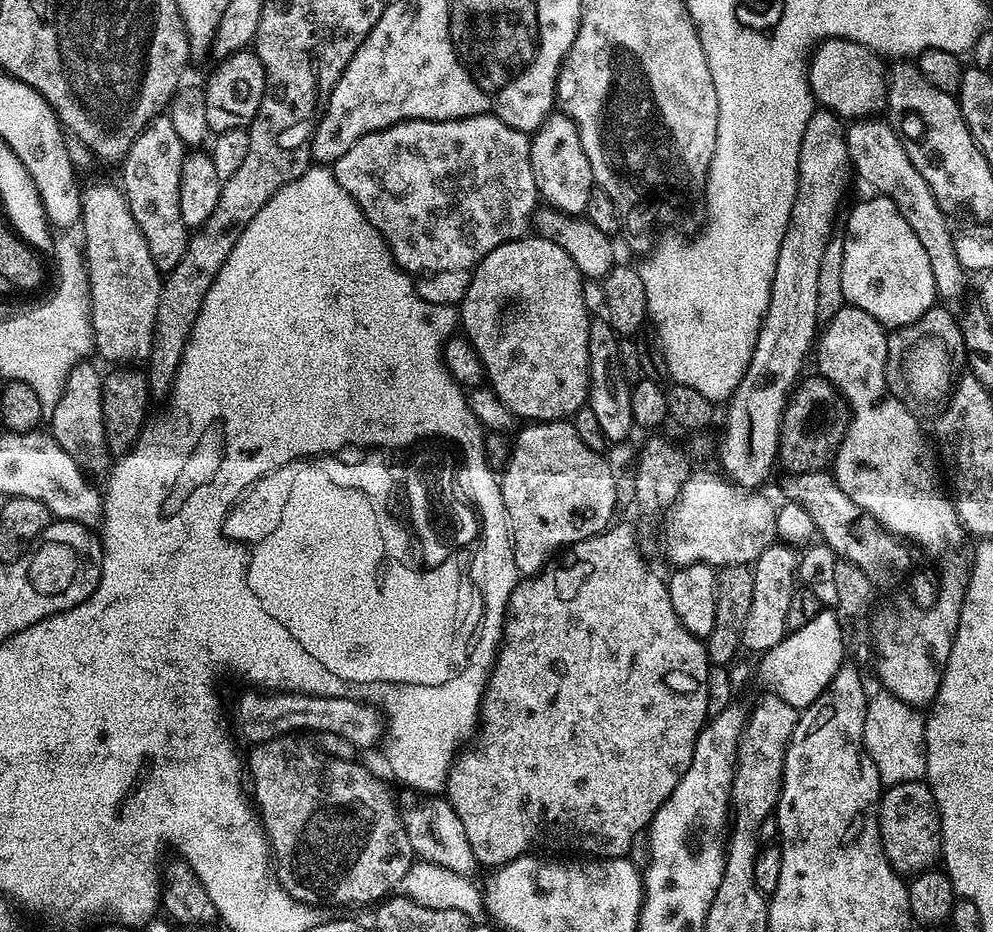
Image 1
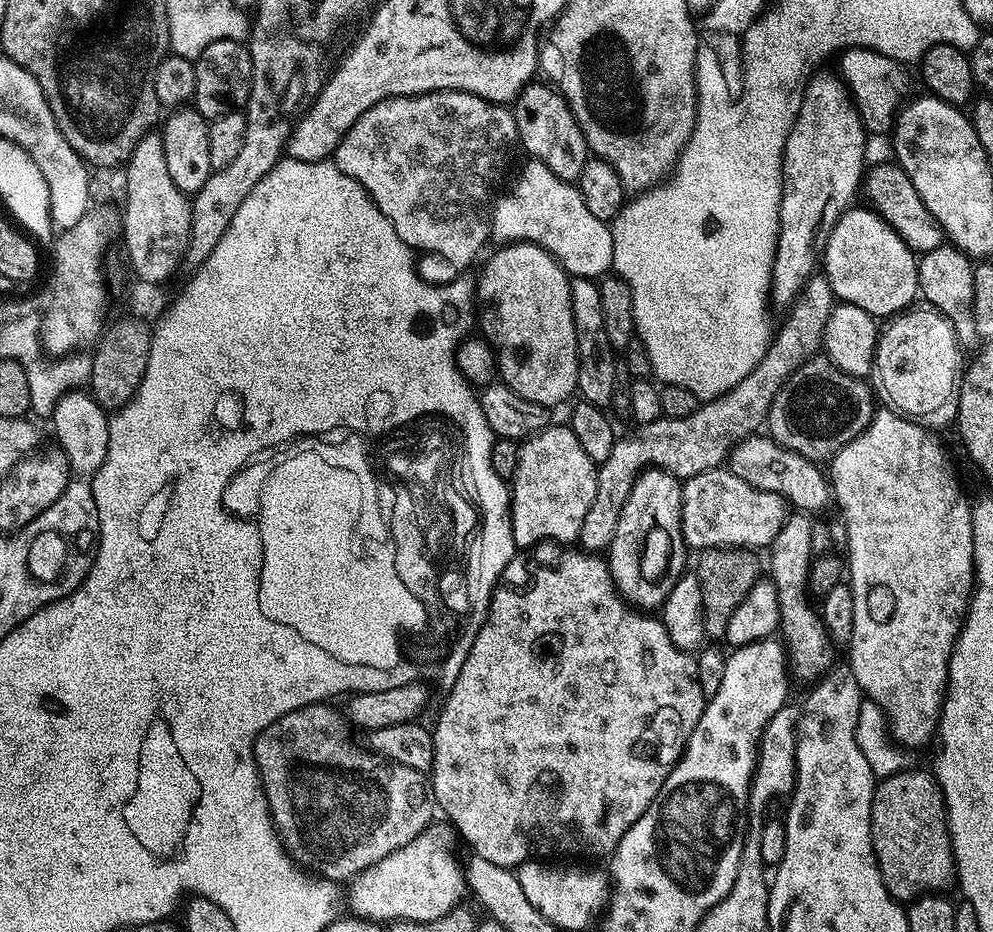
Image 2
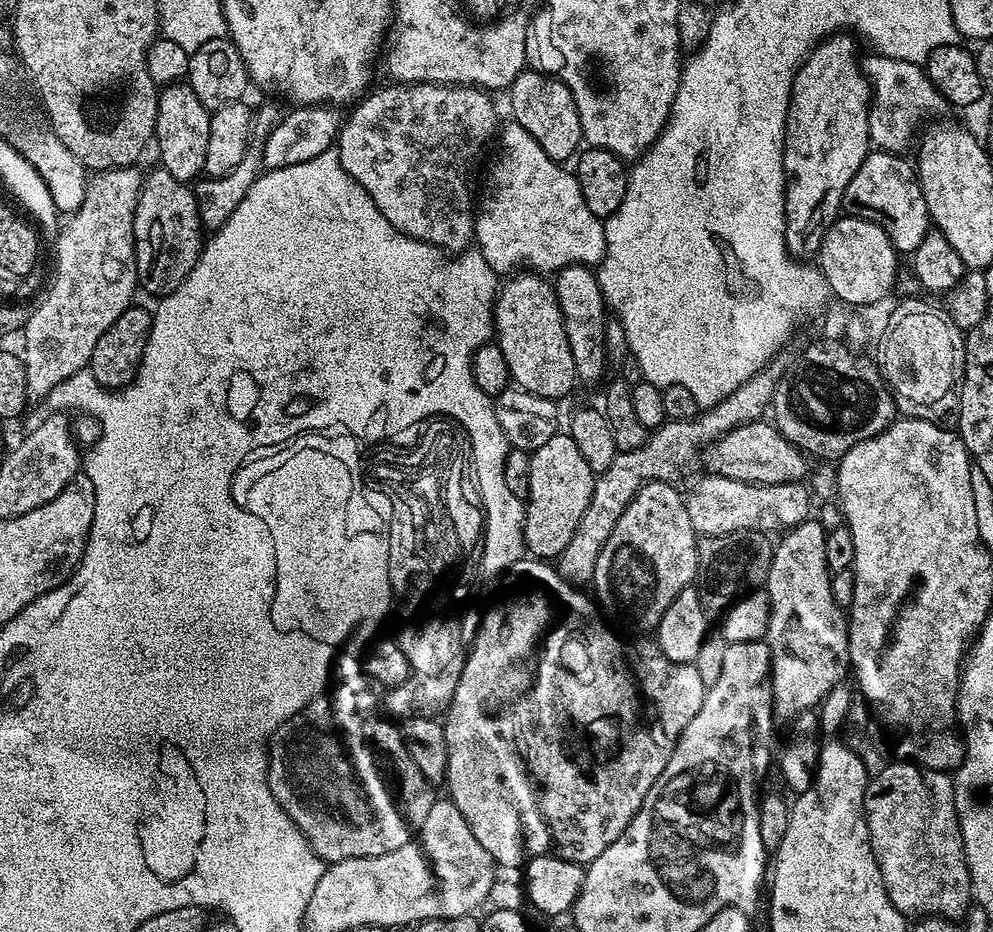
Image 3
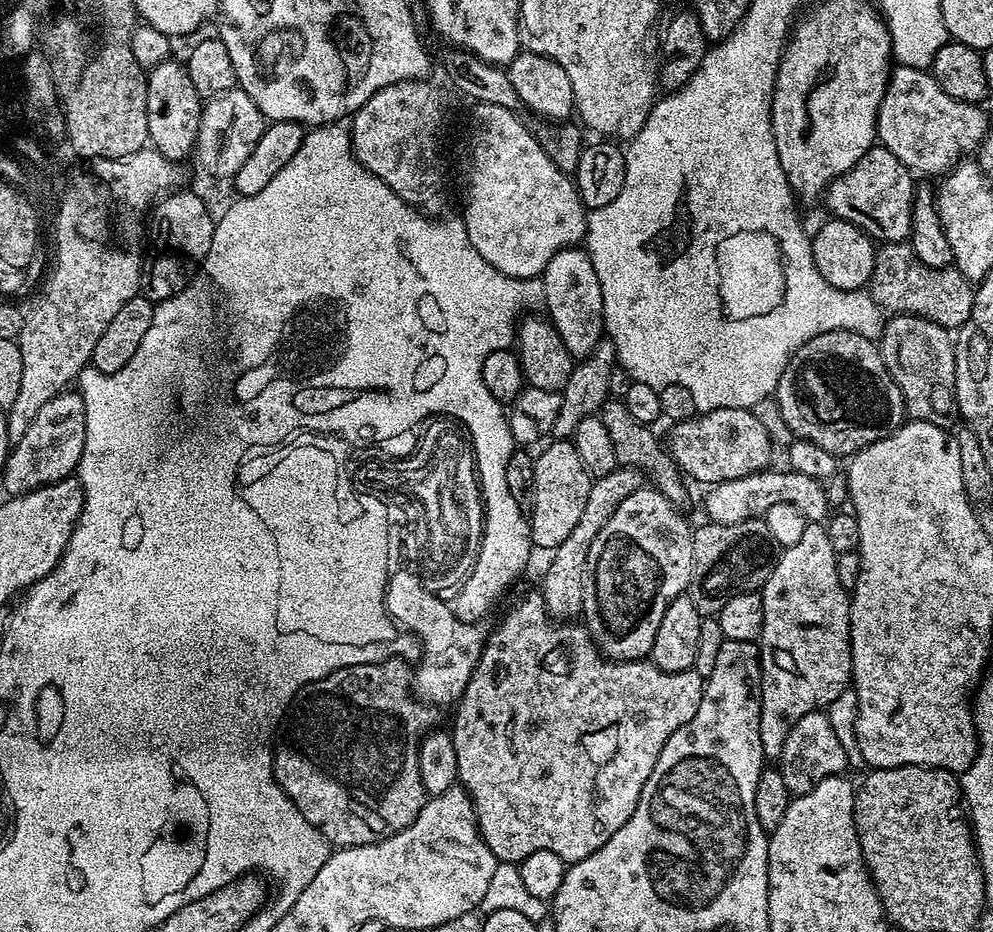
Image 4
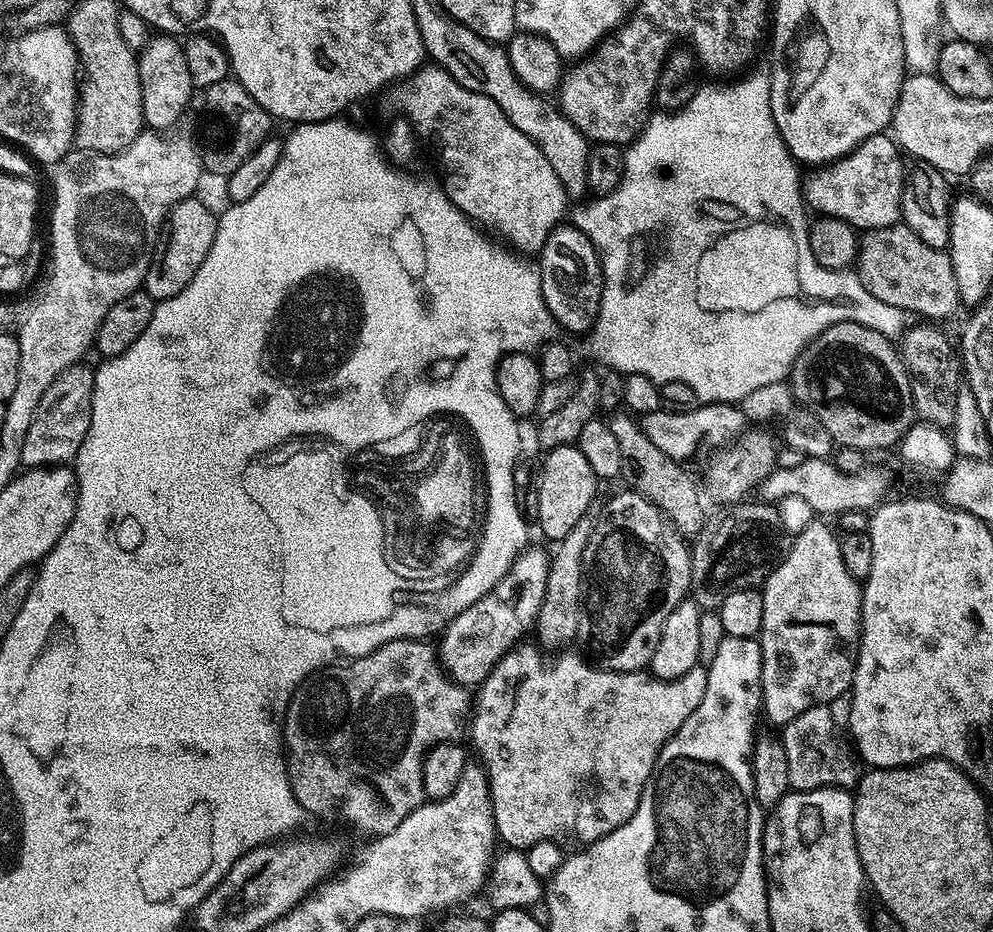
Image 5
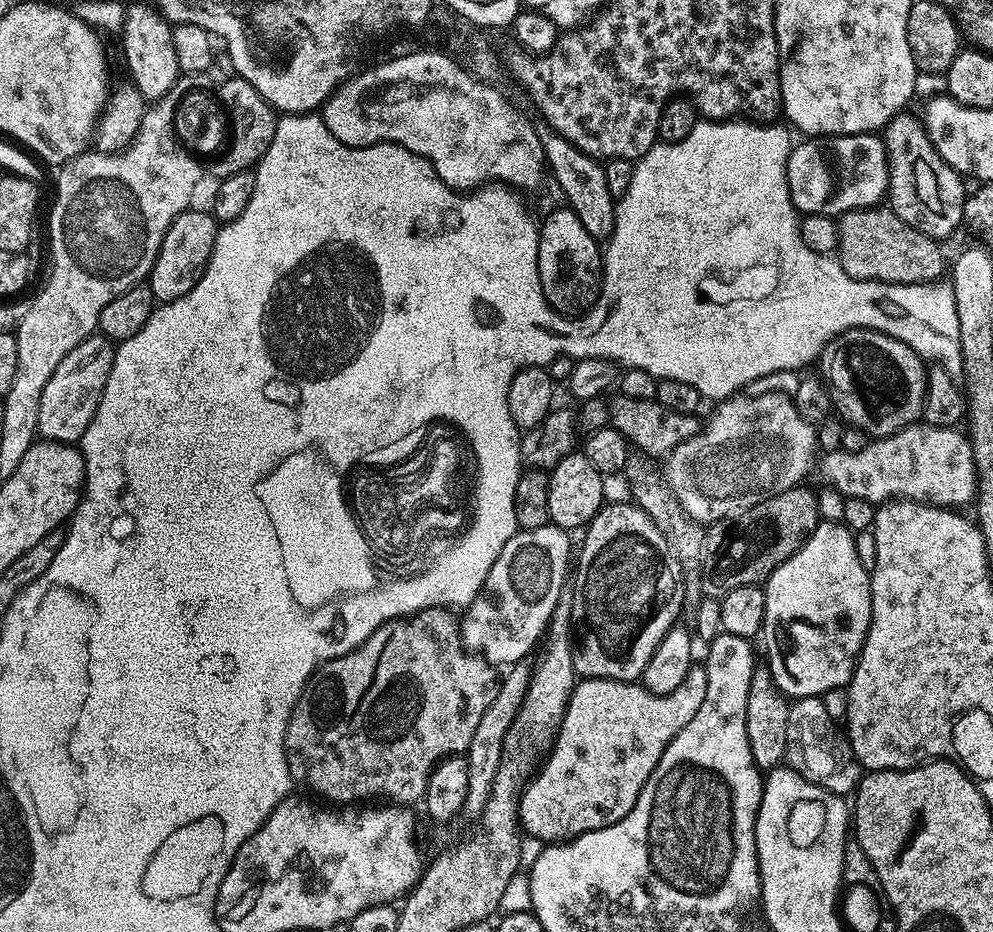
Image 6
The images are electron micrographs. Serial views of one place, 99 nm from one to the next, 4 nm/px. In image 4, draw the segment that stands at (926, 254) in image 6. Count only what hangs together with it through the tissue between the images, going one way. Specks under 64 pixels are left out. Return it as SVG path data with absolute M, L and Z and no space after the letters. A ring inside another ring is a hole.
M884 242L877 247L870 295L889 313L924 316L949 330L958 330L968 321L976 297L973 281L967 280L955 266L931 268L914 254L908 242Z

